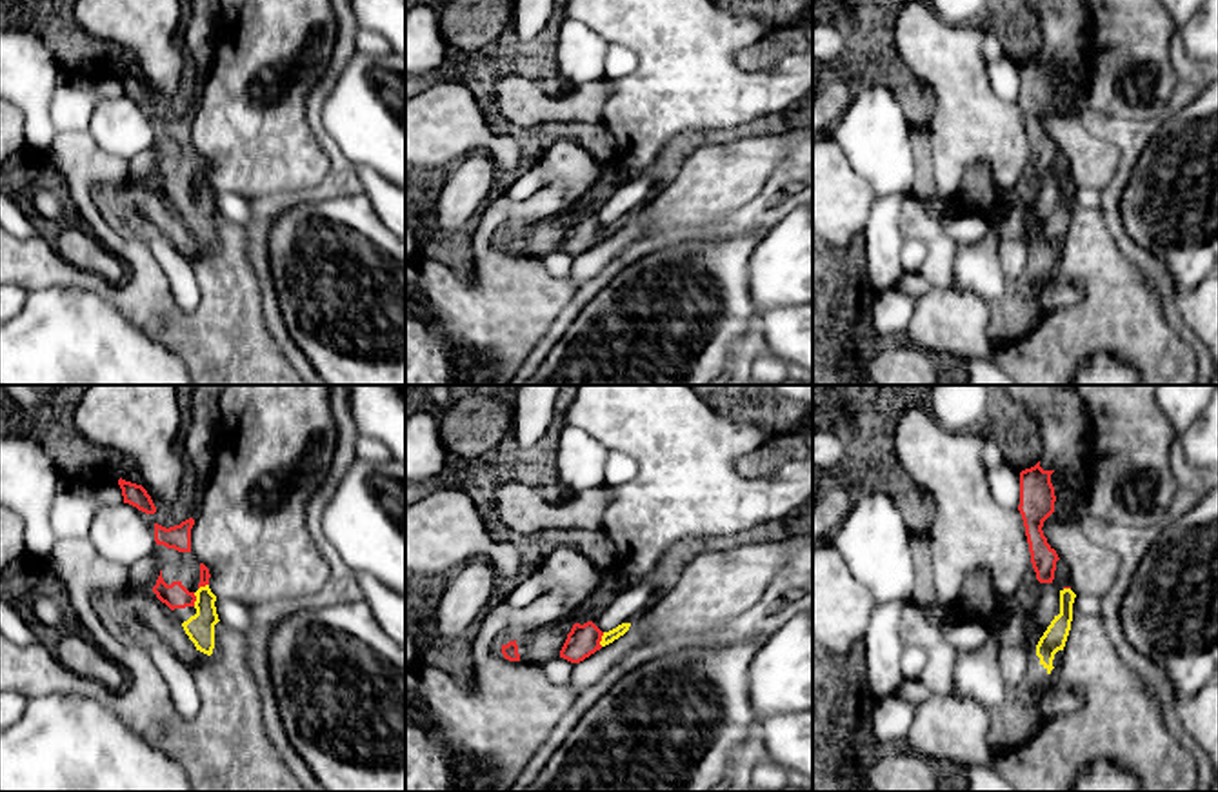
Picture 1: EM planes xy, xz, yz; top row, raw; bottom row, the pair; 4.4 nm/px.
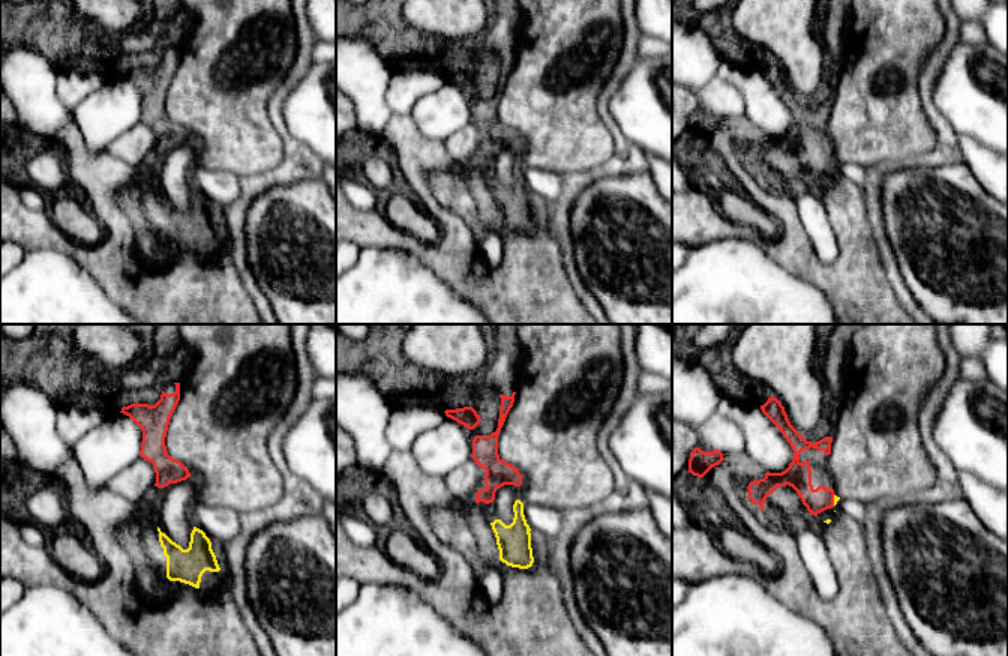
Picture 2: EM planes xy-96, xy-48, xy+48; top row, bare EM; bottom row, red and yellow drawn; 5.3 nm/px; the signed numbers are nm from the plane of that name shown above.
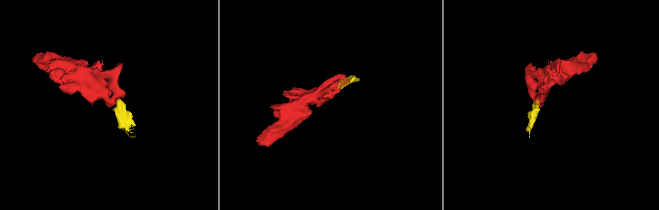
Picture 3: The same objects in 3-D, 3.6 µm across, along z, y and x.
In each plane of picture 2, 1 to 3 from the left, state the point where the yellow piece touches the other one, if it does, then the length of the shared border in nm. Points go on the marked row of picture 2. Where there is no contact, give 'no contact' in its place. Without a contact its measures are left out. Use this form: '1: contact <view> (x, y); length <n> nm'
1: no contact
2: no contact
3: contact xy+48 (833, 500); length 60 nm

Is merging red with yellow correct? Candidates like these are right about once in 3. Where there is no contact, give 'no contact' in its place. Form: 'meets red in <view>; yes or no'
meets red in xy; yes

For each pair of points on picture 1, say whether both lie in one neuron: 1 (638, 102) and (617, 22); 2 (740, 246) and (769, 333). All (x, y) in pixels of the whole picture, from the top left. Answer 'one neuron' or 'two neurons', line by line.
1: one neuron
2: two neurons

